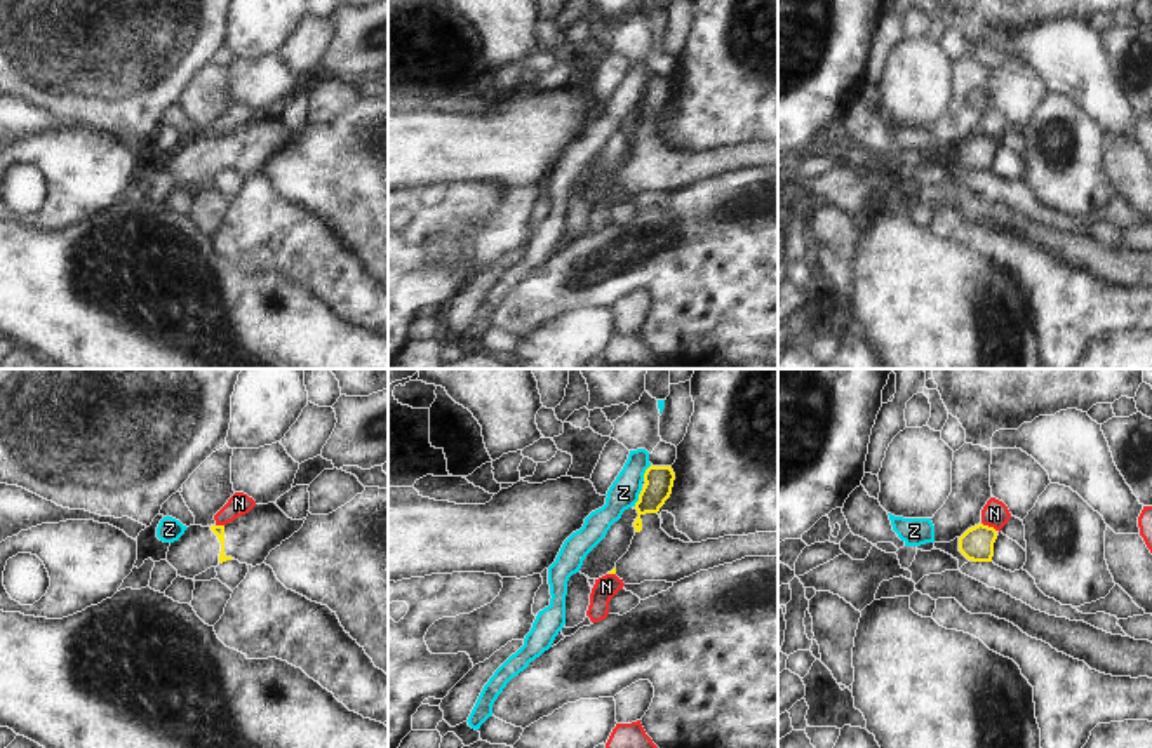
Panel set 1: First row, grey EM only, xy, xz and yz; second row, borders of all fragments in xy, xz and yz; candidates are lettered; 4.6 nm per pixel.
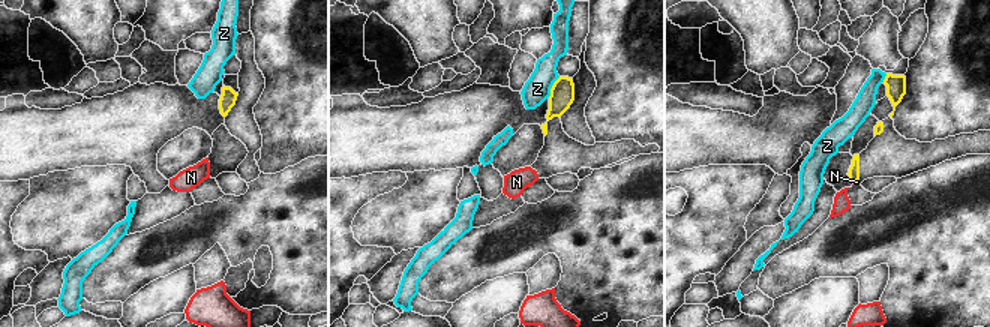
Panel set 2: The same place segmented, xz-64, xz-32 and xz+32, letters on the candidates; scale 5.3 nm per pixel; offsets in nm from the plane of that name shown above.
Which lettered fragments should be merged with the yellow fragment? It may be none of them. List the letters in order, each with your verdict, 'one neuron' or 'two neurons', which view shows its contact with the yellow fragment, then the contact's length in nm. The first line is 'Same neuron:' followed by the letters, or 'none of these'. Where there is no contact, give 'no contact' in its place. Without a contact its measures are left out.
Same neuron: none of these
N: two neurons | yz | 80 nm
Z: two neurons | xz | 100 nm

